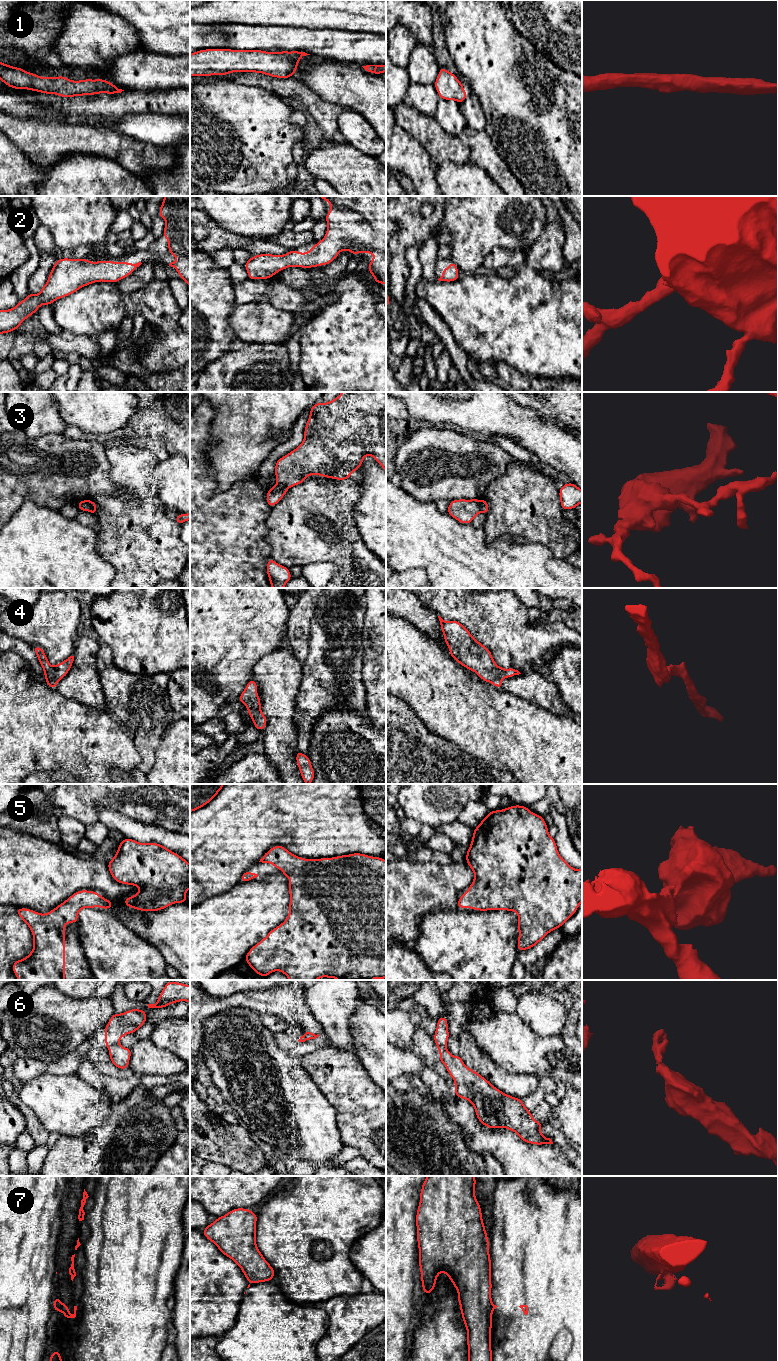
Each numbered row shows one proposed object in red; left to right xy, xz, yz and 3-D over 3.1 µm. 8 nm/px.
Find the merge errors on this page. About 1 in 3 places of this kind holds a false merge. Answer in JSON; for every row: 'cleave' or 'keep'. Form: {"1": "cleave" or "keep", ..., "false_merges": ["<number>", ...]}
{"1": "keep", "2": "keep", "3": "cleave", "4": "keep", "5": "keep", "6": "cleave", "7": "cleave", "false_merges": ["3", "6", "7"]}

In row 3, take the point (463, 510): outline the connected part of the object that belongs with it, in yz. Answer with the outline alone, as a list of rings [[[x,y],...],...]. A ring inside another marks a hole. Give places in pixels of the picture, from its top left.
[[[458,499],[449,503],[447,513],[462,524],[470,524],[481,512],[480,500],[478,499]]]

